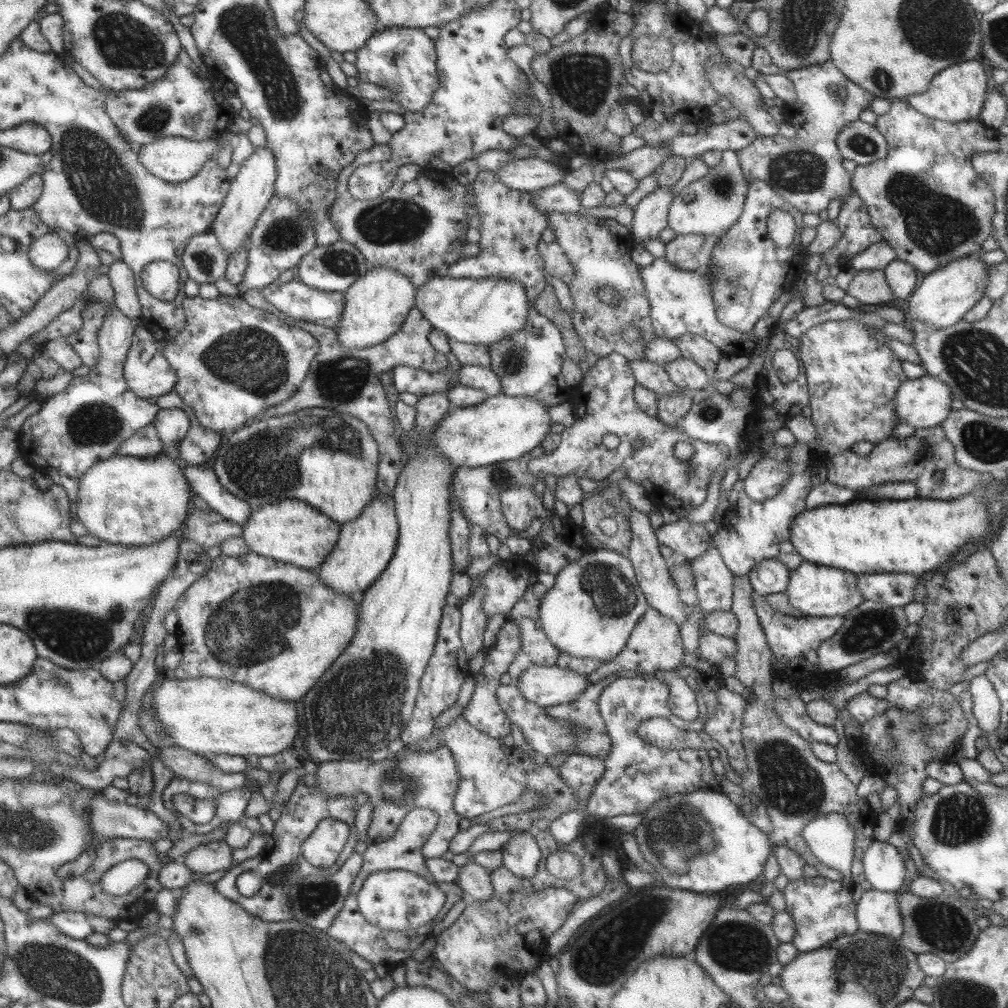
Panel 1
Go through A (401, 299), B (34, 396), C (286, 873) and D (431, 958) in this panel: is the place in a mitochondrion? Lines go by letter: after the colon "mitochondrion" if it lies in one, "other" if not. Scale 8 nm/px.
A: other
B: other
C: mitochondrion
D: other

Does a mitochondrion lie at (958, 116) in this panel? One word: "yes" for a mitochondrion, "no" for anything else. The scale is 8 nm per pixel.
no

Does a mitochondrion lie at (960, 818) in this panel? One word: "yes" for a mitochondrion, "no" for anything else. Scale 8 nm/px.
yes

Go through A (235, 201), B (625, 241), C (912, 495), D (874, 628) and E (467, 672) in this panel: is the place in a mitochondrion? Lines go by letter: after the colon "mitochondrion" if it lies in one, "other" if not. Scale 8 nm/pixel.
A: other
B: other
C: other
D: mitochondrion
E: other

